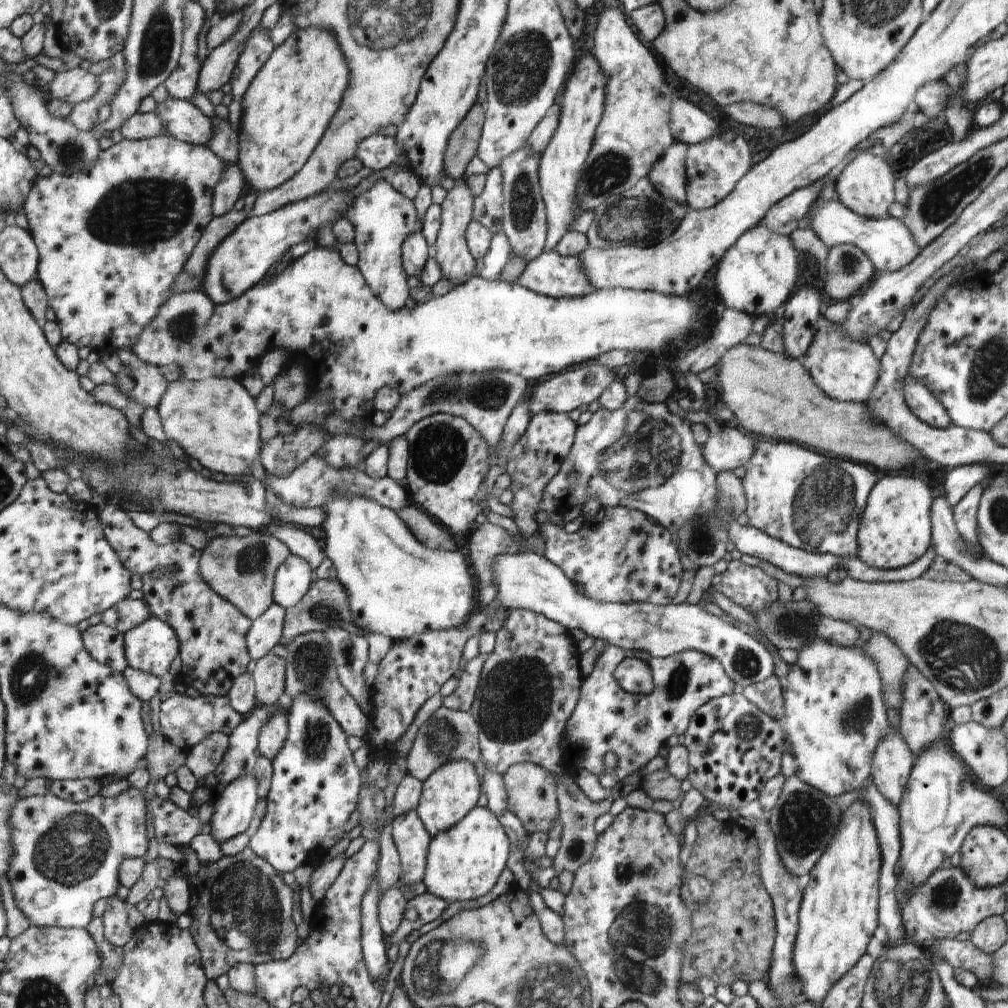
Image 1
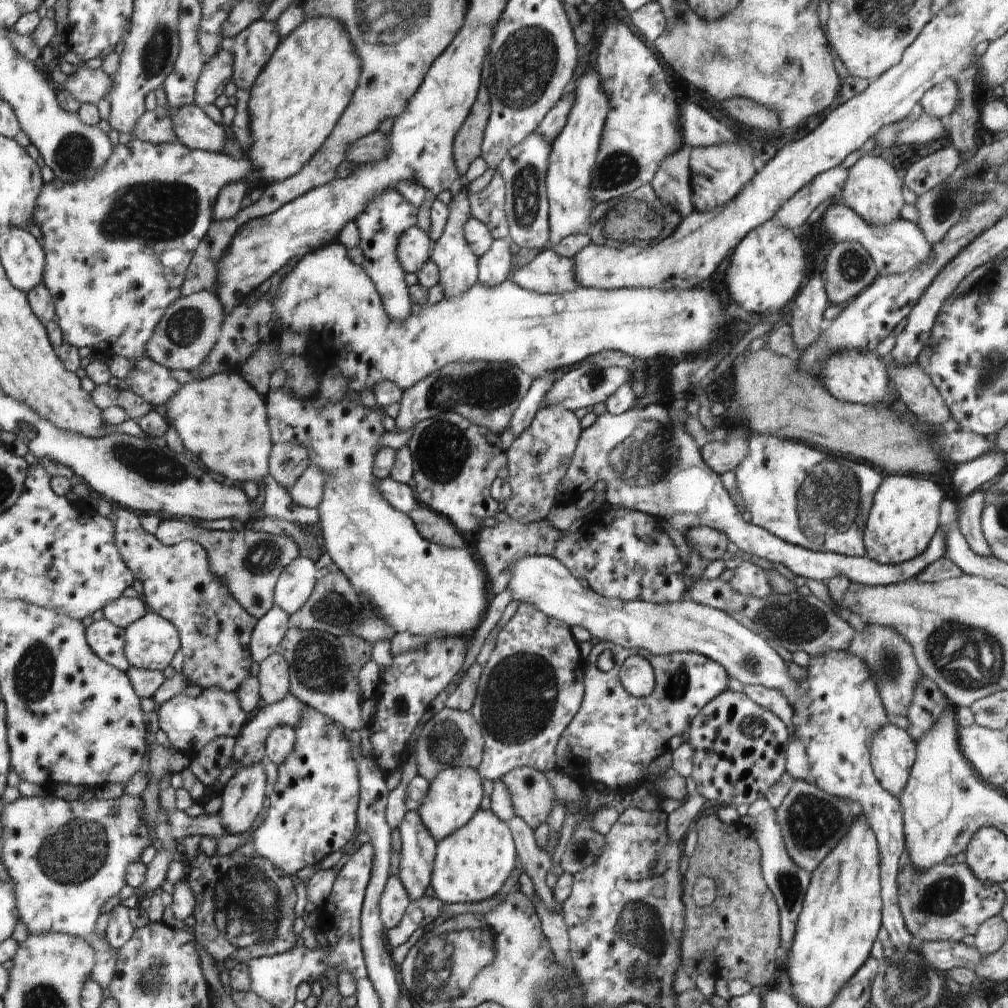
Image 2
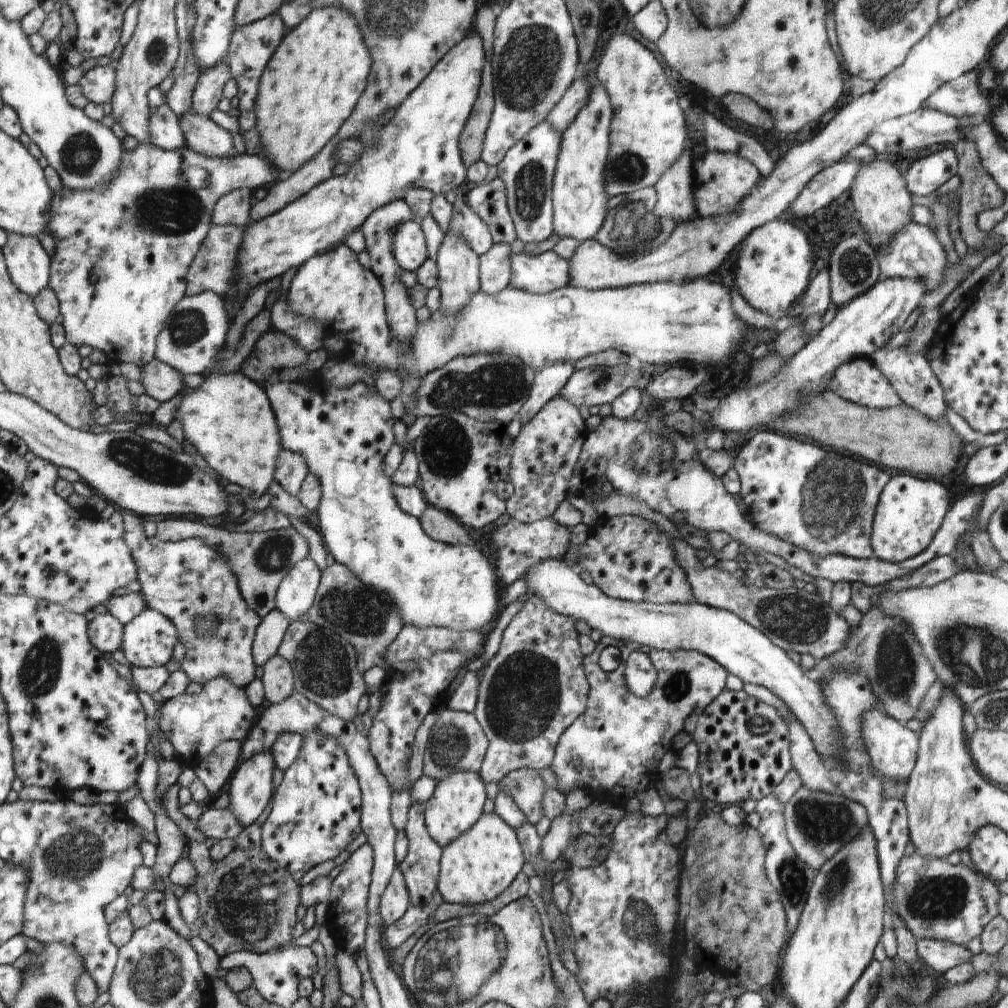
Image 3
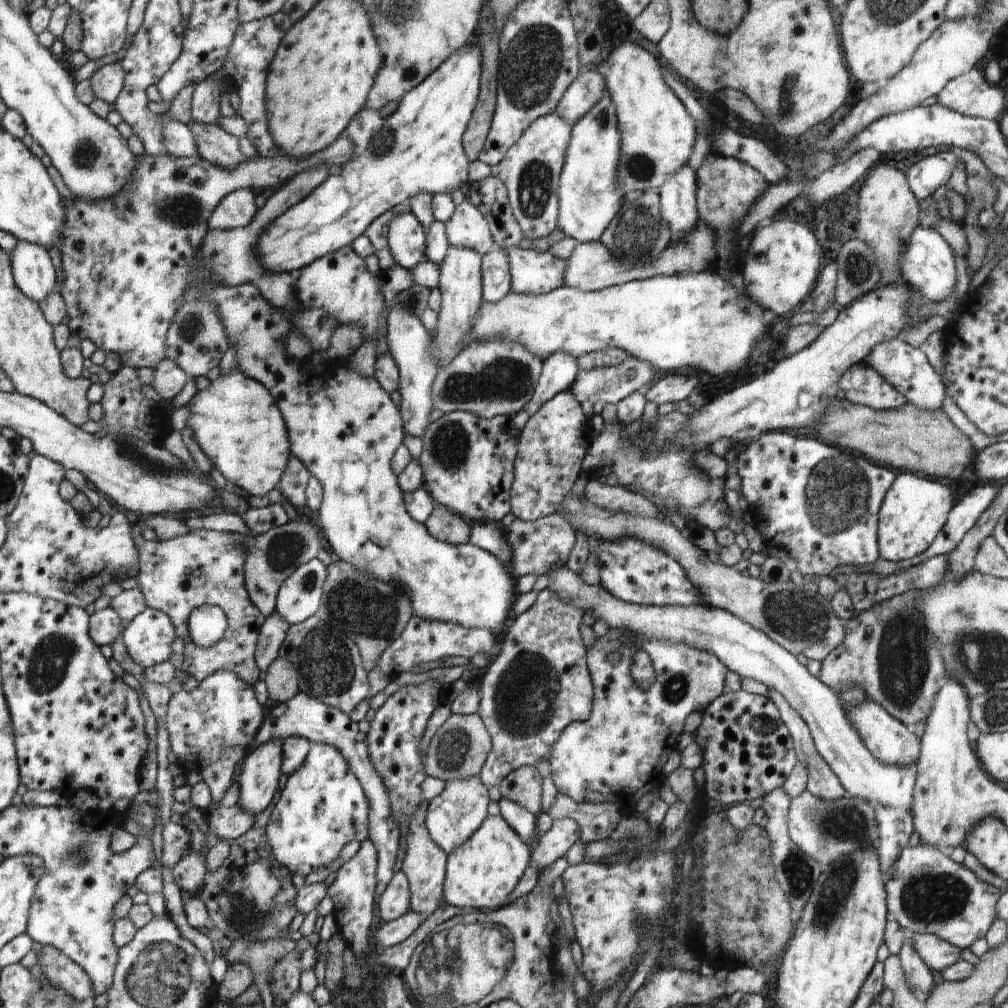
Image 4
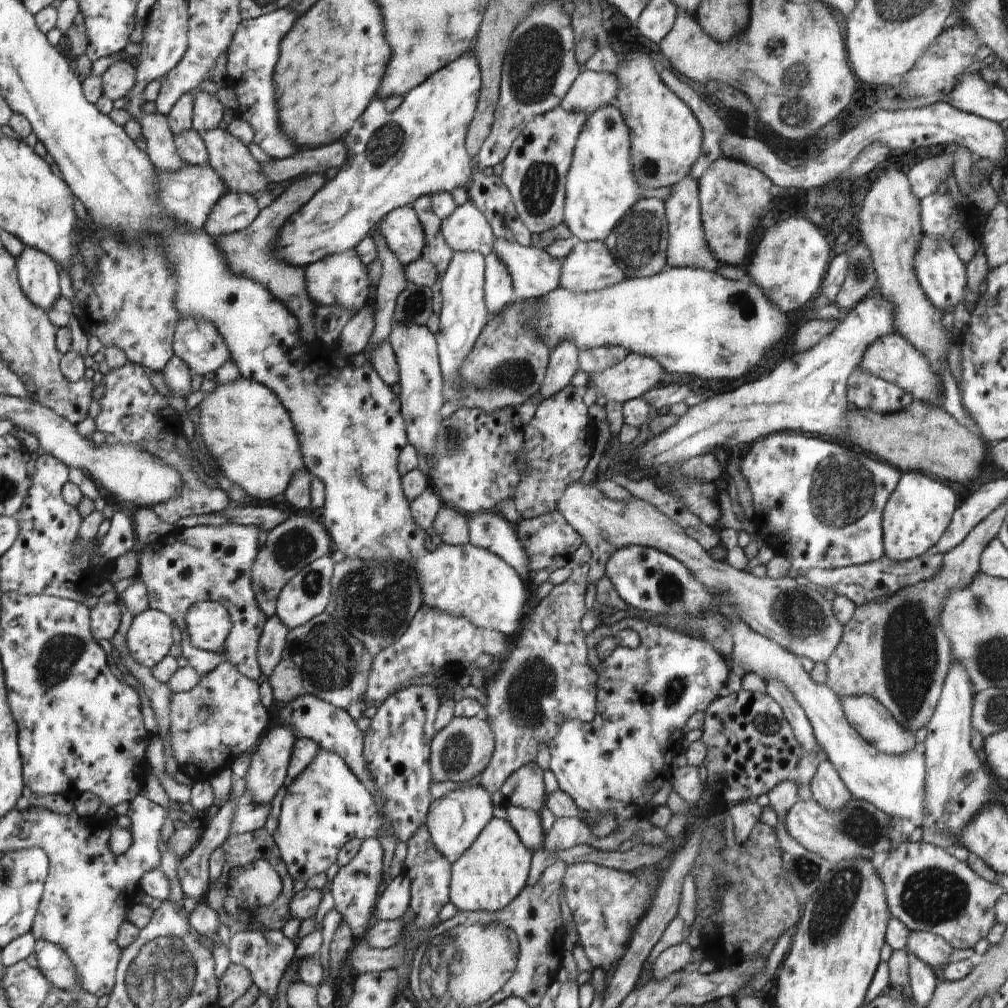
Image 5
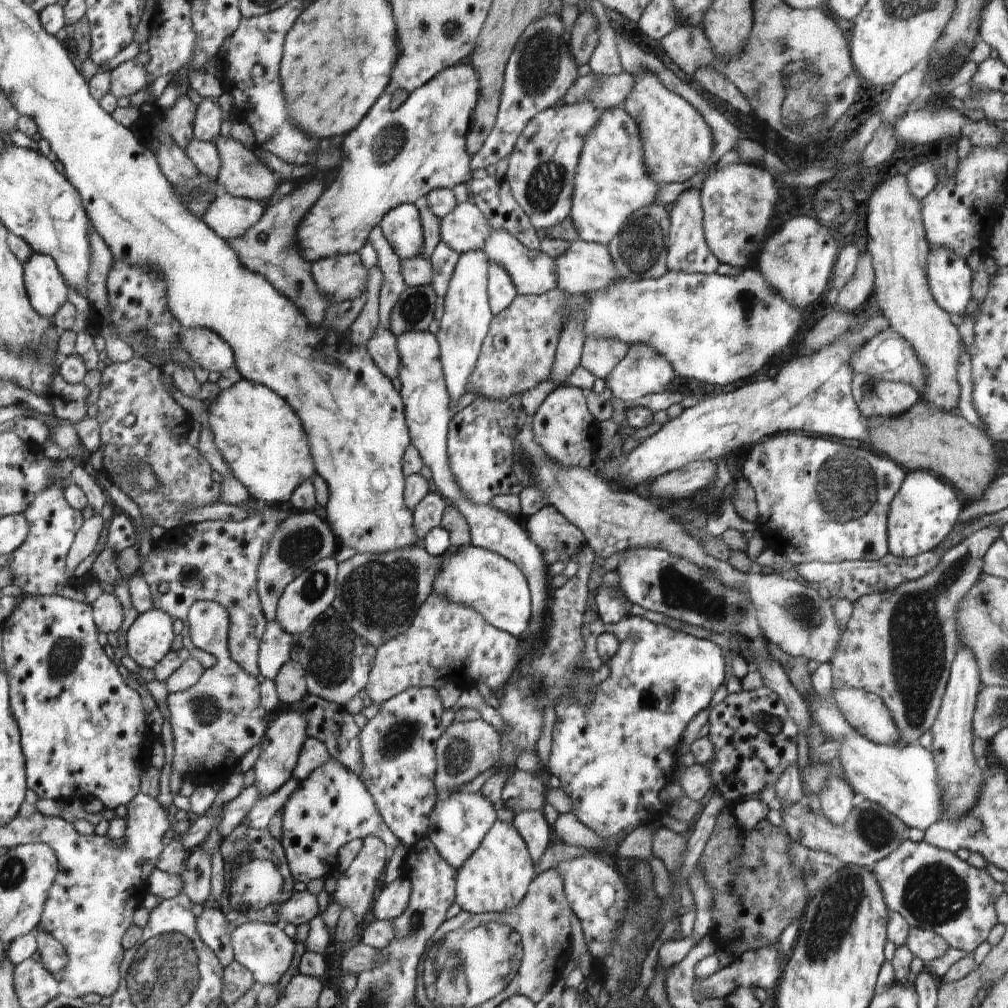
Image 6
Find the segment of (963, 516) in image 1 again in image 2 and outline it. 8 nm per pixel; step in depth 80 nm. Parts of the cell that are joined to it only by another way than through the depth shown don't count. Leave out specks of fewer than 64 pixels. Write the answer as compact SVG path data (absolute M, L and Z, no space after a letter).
M976 489L957 504L958 526L968 546L983 557L992 555L981 529L981 514L985 507L984 491Z

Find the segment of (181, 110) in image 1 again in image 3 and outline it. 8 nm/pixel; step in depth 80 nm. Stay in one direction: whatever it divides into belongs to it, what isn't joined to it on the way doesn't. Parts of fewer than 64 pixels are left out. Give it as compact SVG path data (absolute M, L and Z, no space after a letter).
M191 108L179 118L179 123L185 144L198 154L218 158L236 154L231 134L208 115L198 114Z

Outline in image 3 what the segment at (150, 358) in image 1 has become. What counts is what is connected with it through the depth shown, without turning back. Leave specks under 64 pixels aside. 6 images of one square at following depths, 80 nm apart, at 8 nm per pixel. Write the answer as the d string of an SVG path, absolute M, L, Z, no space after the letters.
M212 291L182 297L157 338L156 358L174 367L182 375L202 375L226 346L226 334L231 320L224 299Z

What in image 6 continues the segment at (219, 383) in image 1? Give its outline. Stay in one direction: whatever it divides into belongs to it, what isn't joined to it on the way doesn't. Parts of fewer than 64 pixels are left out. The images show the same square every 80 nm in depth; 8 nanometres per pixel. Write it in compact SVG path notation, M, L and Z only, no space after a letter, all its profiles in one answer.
M240 379L231 387L220 391L214 401L207 405L207 410L208 426L218 452L230 467L232 476L246 486L254 503L282 505L289 500L302 481L314 476L314 463L302 423L289 403L277 391L270 390L270 387L262 383Z

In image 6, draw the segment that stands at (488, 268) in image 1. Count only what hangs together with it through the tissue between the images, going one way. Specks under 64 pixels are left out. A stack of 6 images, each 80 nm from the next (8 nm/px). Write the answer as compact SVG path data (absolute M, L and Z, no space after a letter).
M489 263L488 293L493 316L508 308L517 295L516 287L508 271L498 263Z

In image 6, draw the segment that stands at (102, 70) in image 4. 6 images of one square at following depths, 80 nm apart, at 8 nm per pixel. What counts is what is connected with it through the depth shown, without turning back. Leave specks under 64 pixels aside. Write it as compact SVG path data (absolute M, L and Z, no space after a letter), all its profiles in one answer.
M136 59L128 60L110 71L109 92L117 99L132 96L135 92L145 89L149 83L145 66L136 61Z

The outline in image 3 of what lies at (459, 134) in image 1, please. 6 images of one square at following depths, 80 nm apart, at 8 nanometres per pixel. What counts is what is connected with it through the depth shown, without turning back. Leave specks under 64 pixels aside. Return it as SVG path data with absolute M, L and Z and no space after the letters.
M491 60L486 61L482 73L482 84L478 92L478 100L462 129L459 138L459 151L464 166L472 166L481 158L485 134L495 105L493 91L493 68Z

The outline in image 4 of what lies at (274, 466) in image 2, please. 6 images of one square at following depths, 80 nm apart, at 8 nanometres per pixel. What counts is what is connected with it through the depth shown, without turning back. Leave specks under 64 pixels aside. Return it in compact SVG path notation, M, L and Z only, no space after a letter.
M293 454L289 456L289 464L285 466L278 489L294 507L305 505L305 488L311 472L305 464Z

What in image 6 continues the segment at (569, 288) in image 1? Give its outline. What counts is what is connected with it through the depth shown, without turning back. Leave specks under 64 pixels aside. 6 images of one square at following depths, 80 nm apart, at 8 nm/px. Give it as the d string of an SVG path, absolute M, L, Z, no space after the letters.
M493 230L485 240L483 251L488 255L490 263L498 263L508 271L518 295L541 295L557 288L558 270L555 260L544 255L541 250L526 247L507 230Z

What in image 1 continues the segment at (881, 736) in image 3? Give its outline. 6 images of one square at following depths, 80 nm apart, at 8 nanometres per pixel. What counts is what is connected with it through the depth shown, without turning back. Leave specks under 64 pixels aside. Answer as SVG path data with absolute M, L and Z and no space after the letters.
M896 731L878 744L873 760L874 786L894 806L900 806L915 764L912 750Z

